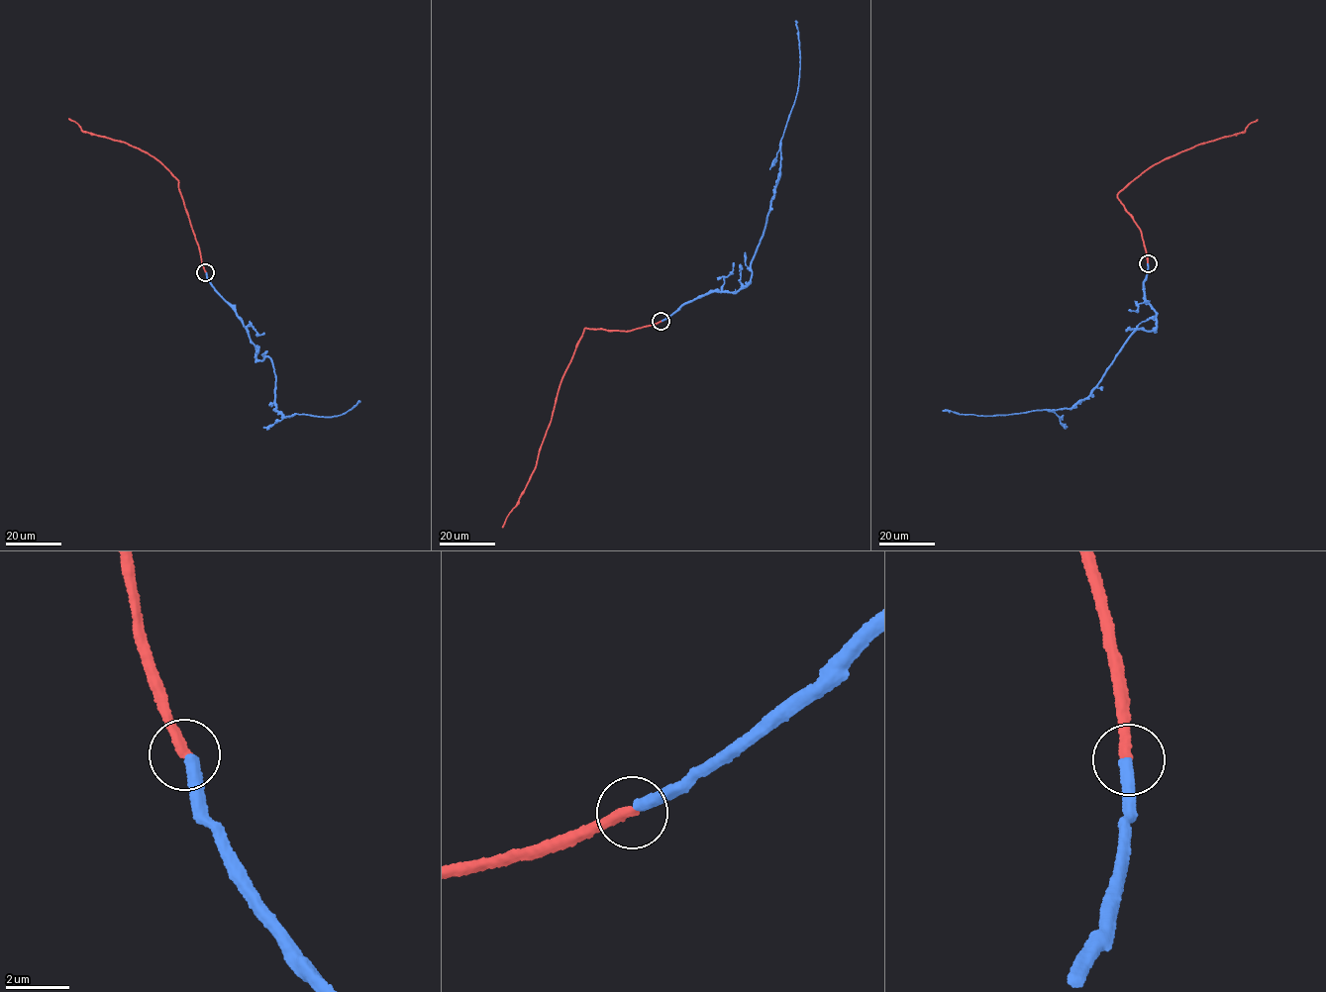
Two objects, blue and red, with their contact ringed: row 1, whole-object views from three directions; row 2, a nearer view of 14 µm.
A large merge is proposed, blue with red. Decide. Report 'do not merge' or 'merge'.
merge

